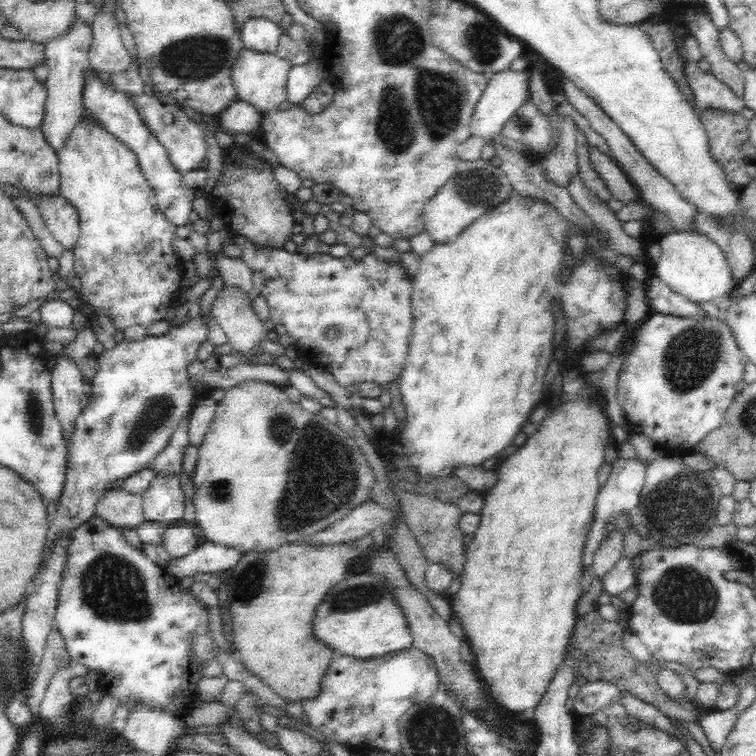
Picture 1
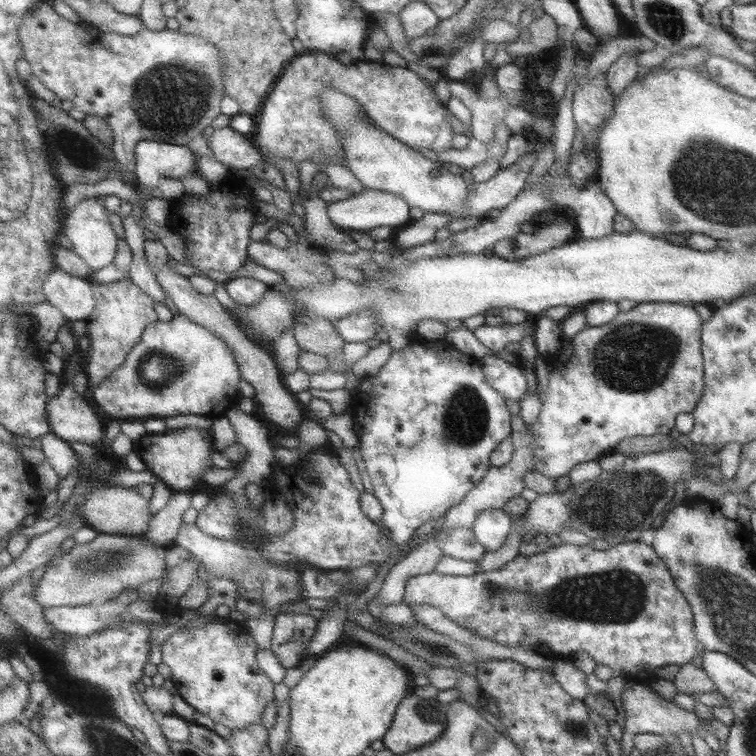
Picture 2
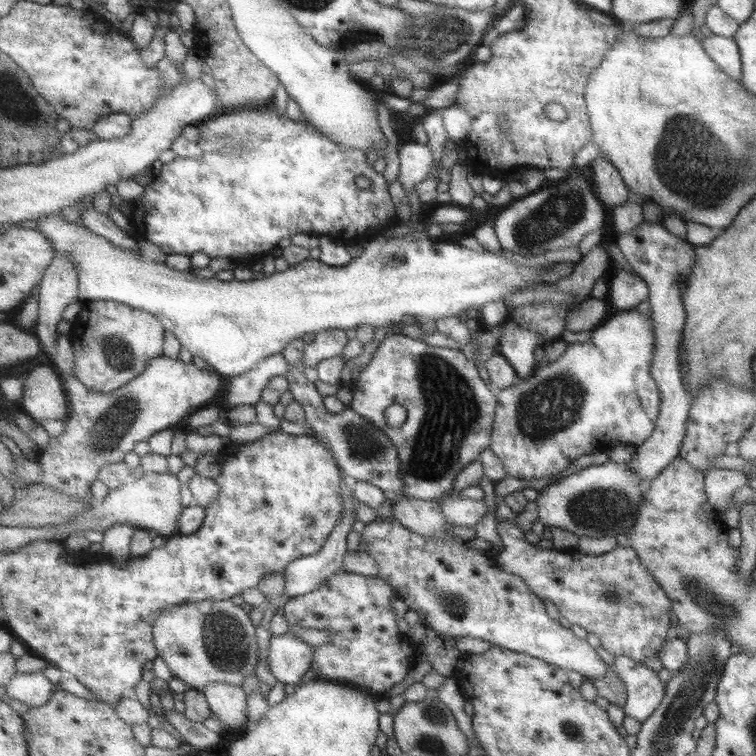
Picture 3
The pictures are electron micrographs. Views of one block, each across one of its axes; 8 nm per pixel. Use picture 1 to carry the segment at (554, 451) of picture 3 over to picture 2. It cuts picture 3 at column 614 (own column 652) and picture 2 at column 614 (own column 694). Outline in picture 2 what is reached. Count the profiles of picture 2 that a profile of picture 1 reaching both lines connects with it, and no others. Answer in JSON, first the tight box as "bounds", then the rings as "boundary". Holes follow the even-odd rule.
{"bounds":[527,303,704,478],"boundary":[[[637,303],[637,306],[630,311],[620,311],[612,322],[604,326],[587,326],[580,330],[576,336],[566,339],[560,346],[560,351],[556,355],[547,356],[548,366],[550,366],[548,390],[546,397],[542,393],[540,398],[544,403],[541,408],[537,422],[532,426],[527,426],[531,434],[531,441],[535,447],[532,450],[535,470],[552,478],[566,476],[575,466],[581,462],[598,460],[617,445],[620,441],[628,437],[668,435],[674,429],[676,416],[680,412],[691,413],[700,402],[704,392],[704,360],[702,358],[701,330],[703,321],[694,305],[684,303]]]}

